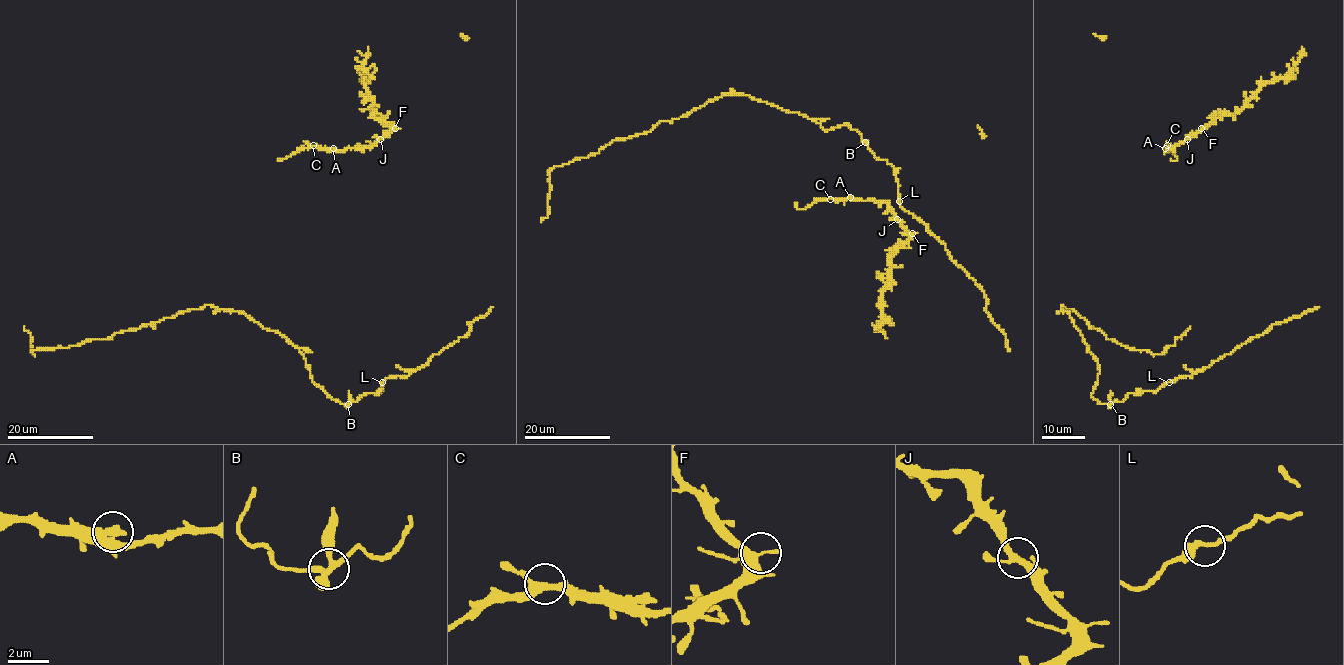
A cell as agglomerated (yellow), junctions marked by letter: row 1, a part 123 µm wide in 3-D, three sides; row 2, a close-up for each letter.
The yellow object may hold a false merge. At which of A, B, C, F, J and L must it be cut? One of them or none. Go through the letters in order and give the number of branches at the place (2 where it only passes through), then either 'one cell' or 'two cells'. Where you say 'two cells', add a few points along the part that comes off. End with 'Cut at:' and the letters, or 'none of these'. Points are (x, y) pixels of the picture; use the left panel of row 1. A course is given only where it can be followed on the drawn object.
A: 3 | one cell
B: 3 | two cells | (348, 404), (348, 391)
C: 3 | one cell
F: 4 | one cell
J: 3 | one cell
L: 2 | one cell
Cut at: B

